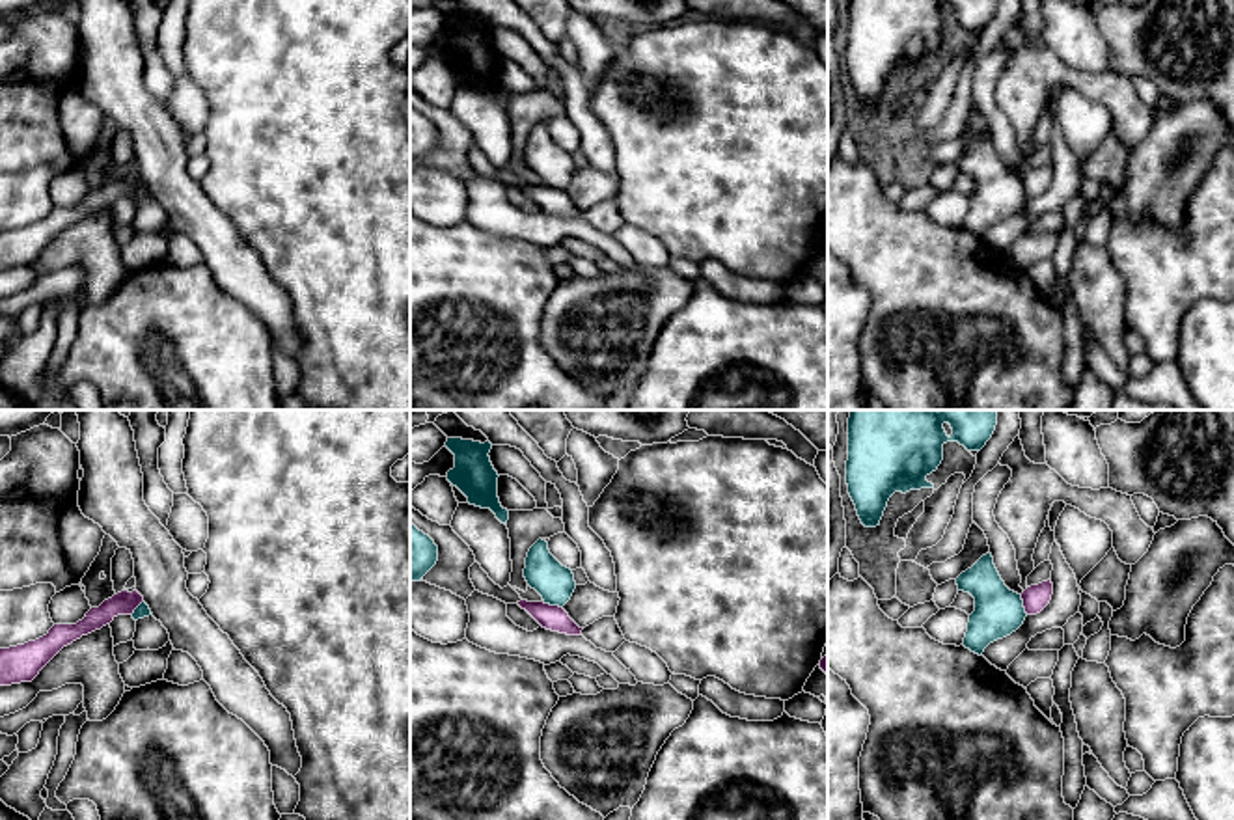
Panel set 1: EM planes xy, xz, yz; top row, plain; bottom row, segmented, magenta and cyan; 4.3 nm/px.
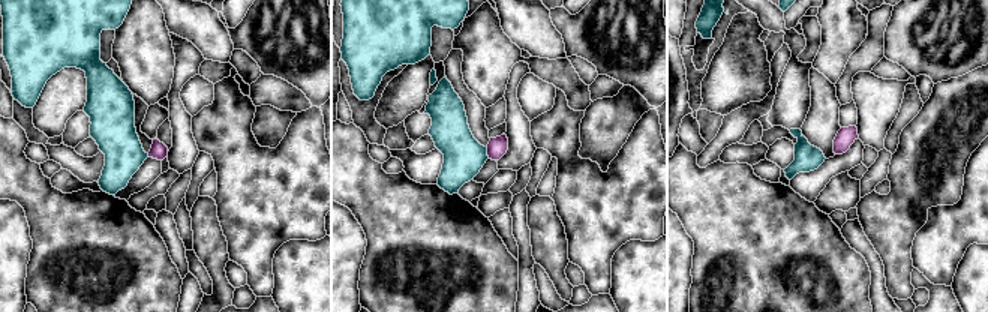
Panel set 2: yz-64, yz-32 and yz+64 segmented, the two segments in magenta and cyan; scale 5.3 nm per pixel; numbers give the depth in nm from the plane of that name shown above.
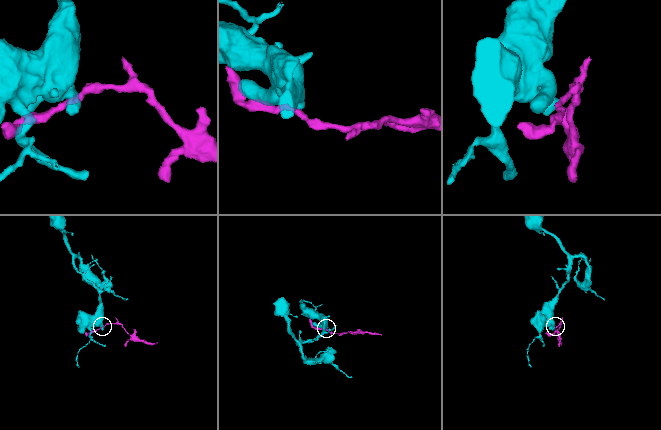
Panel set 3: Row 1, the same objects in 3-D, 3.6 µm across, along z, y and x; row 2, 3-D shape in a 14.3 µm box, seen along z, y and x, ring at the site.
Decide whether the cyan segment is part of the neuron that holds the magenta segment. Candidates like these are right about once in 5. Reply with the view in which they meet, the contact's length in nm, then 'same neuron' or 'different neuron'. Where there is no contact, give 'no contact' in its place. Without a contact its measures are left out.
yz | 90 nm | different neuron

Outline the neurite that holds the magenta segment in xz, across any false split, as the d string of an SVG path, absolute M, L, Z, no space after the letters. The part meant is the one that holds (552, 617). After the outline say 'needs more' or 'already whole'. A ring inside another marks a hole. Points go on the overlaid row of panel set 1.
M516 602L522 609L526 609L542 628L567 634L567 636L582 636L582 630L569 613L559 606L550 606L544 602Z; already whole

